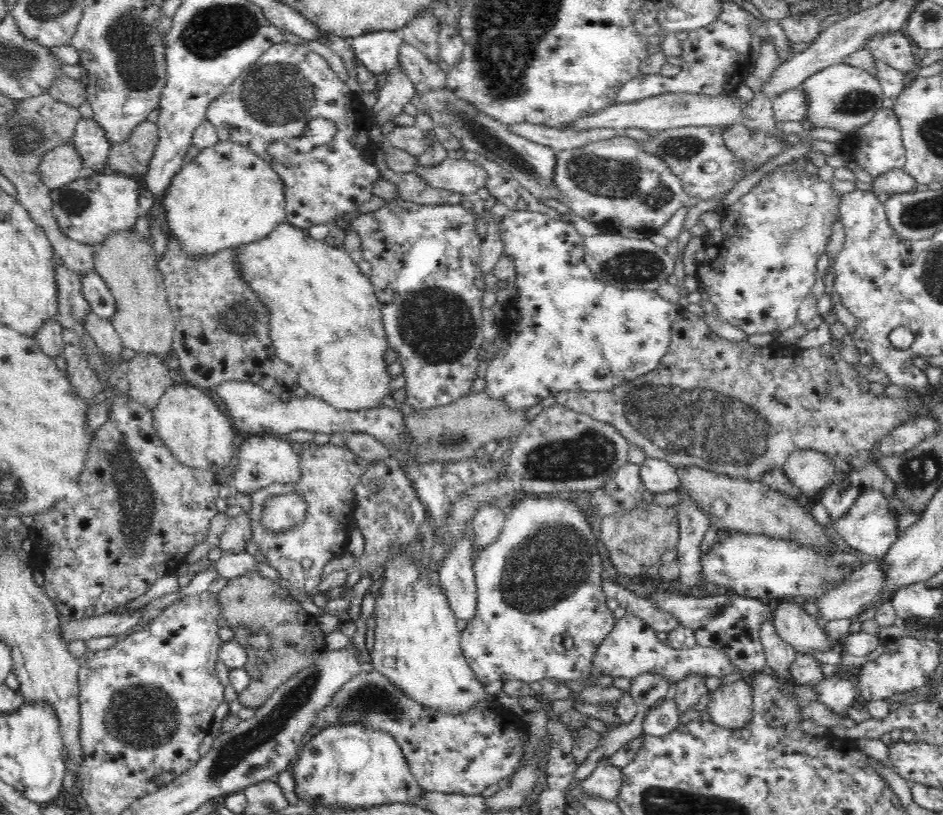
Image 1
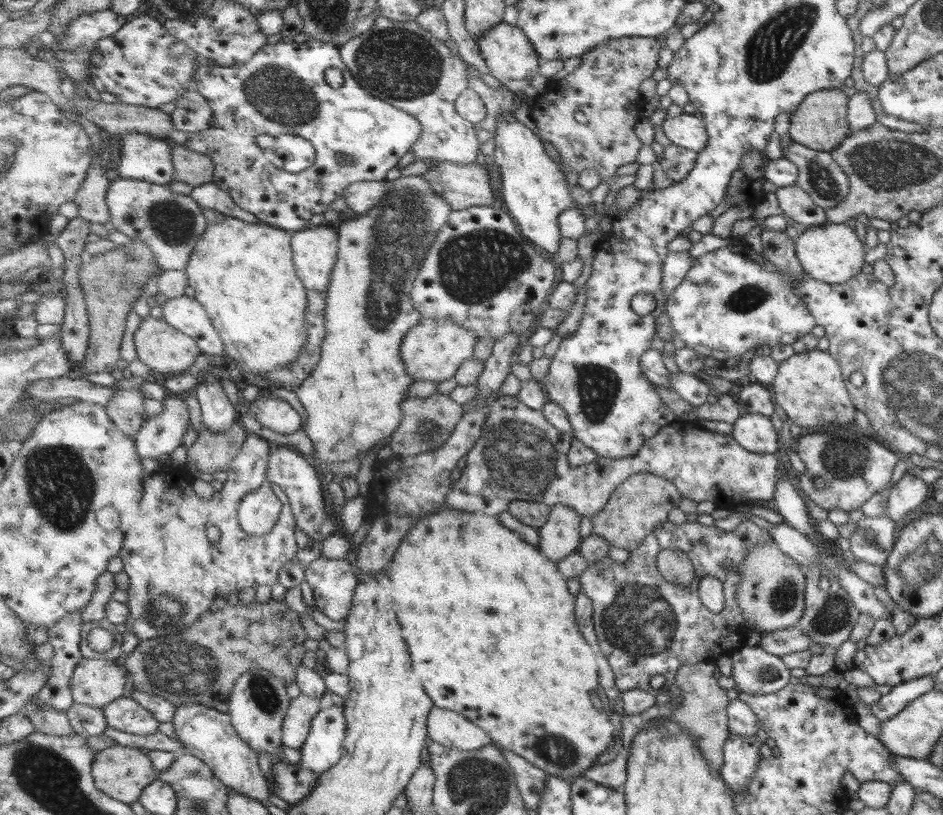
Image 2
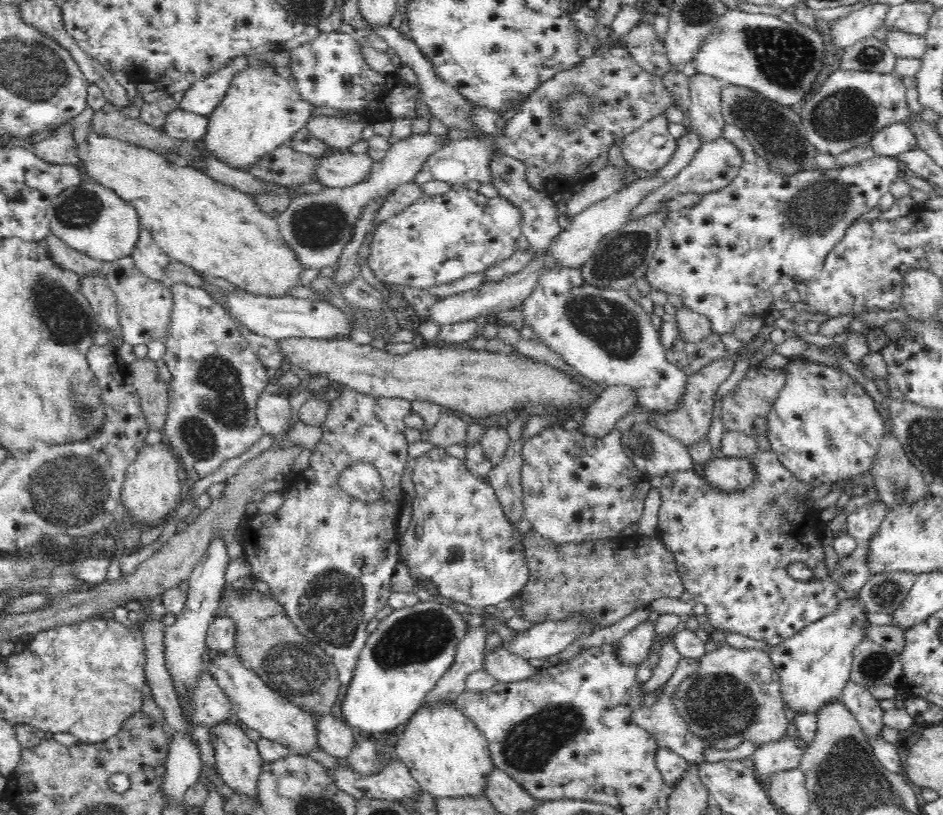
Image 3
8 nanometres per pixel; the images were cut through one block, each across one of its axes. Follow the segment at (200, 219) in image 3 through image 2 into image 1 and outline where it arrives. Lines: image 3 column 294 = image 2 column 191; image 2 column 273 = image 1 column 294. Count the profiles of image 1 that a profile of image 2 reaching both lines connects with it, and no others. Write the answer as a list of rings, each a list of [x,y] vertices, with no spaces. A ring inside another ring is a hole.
[[[288,222],[274,227],[264,238],[231,247],[232,262],[238,277],[246,283],[267,310],[267,328],[276,355],[298,373],[297,384],[308,395],[321,398],[342,410],[381,406],[386,396],[392,396],[390,374],[384,353],[388,349],[382,313],[374,296],[370,279],[354,262],[351,254],[326,244],[325,239],[310,237],[307,230]]]

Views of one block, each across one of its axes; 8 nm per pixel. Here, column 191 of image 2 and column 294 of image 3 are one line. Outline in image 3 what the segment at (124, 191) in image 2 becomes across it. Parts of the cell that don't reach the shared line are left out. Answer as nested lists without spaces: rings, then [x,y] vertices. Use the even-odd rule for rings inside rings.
[[[412,133],[405,139],[392,143],[381,161],[376,161],[362,178],[352,186],[326,188],[317,194],[304,193],[294,196],[288,208],[278,216],[278,228],[286,245],[290,246],[300,265],[324,271],[335,266],[342,258],[344,247],[351,241],[355,224],[360,218],[362,209],[377,198],[386,197],[400,185],[412,182],[412,178],[420,172],[423,162],[434,151],[444,145],[439,137],[432,133],[419,135]]]

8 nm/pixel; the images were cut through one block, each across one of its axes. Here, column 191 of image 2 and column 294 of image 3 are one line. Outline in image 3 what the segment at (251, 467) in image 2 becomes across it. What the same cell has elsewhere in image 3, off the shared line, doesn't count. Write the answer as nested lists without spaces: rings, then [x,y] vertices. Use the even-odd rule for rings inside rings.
[[[343,386],[339,392],[338,398],[333,400],[329,411],[324,421],[321,424],[323,433],[319,443],[316,445],[316,452],[311,455],[310,467],[308,470],[298,475],[290,475],[289,481],[293,486],[293,490],[288,490],[283,495],[283,503],[277,512],[273,514],[256,513],[255,515],[248,517],[248,523],[245,526],[242,537],[242,545],[244,548],[244,559],[242,568],[247,570],[249,574],[255,576],[257,580],[264,581],[270,586],[271,597],[278,605],[282,606],[290,621],[294,623],[296,630],[305,636],[309,641],[312,641],[314,645],[318,645],[324,649],[326,655],[332,659],[332,663],[335,665],[340,682],[342,682],[342,688],[340,688],[340,700],[344,700],[347,693],[347,688],[350,686],[354,670],[356,668],[356,662],[358,660],[358,654],[362,650],[367,638],[370,638],[370,620],[378,614],[379,610],[382,610],[387,605],[389,597],[391,596],[391,582],[394,572],[396,571],[396,564],[399,562],[398,558],[398,534],[397,525],[399,524],[399,517],[402,513],[404,505],[405,492],[402,489],[402,476],[404,474],[405,467],[409,463],[408,454],[408,442],[406,441],[407,426],[405,423],[406,414],[410,413],[410,401],[401,398],[376,398],[370,397],[361,392],[358,392],[350,387]],[[358,462],[372,463],[376,467],[378,473],[380,473],[383,480],[383,489],[381,490],[382,496],[376,503],[366,503],[360,500],[351,498],[346,492],[342,491],[339,486],[338,478],[348,466],[353,466]]]

